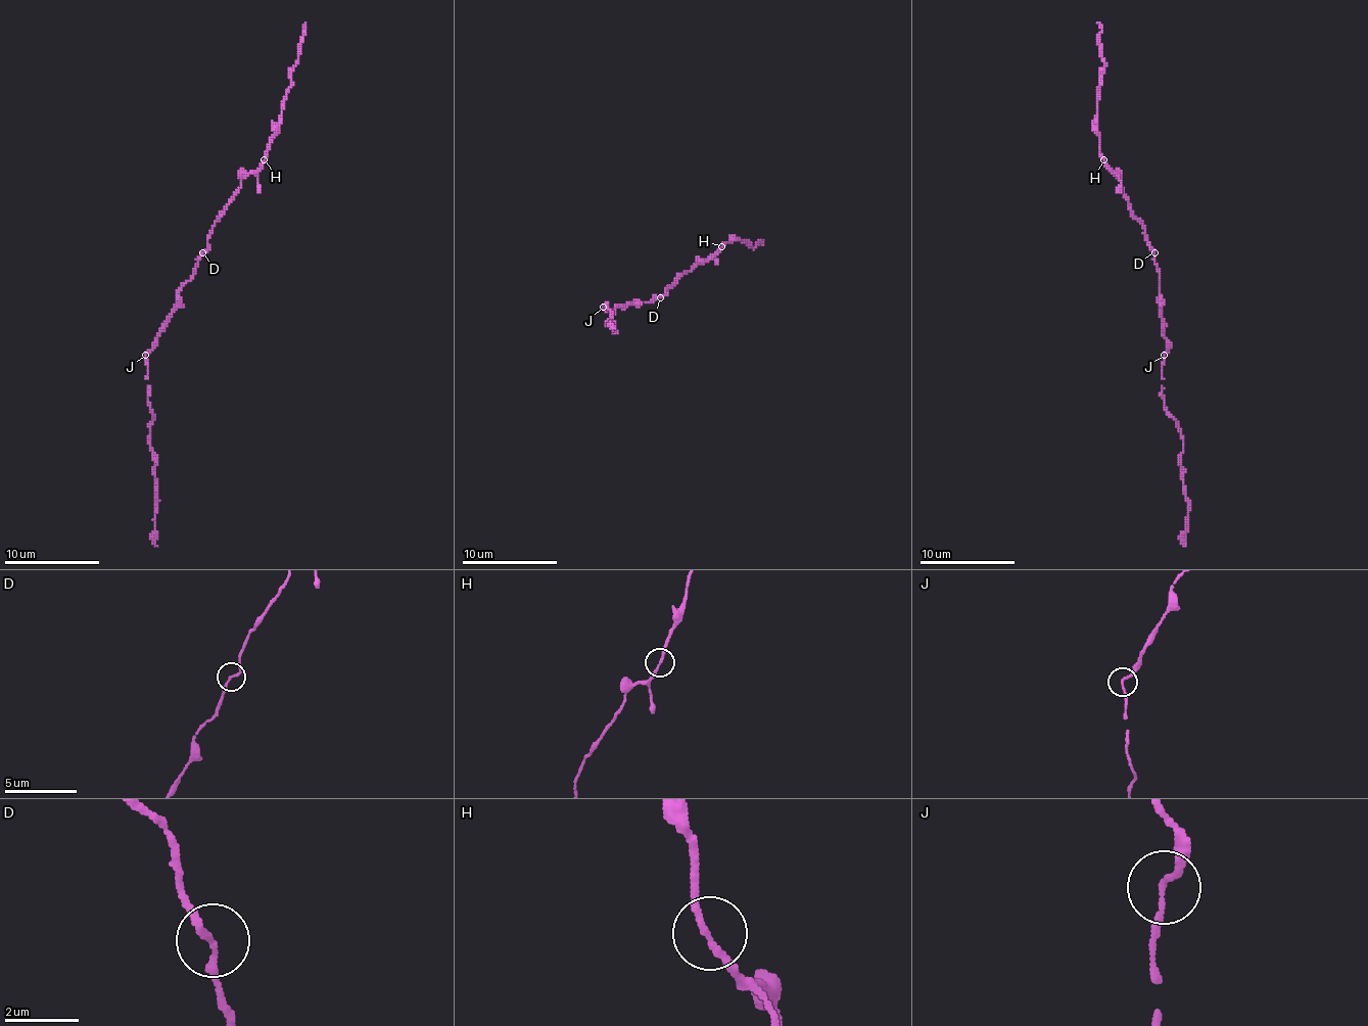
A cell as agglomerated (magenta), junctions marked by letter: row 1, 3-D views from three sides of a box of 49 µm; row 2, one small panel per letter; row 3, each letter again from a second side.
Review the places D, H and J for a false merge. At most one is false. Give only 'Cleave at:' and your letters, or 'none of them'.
Cleave at: none of them

